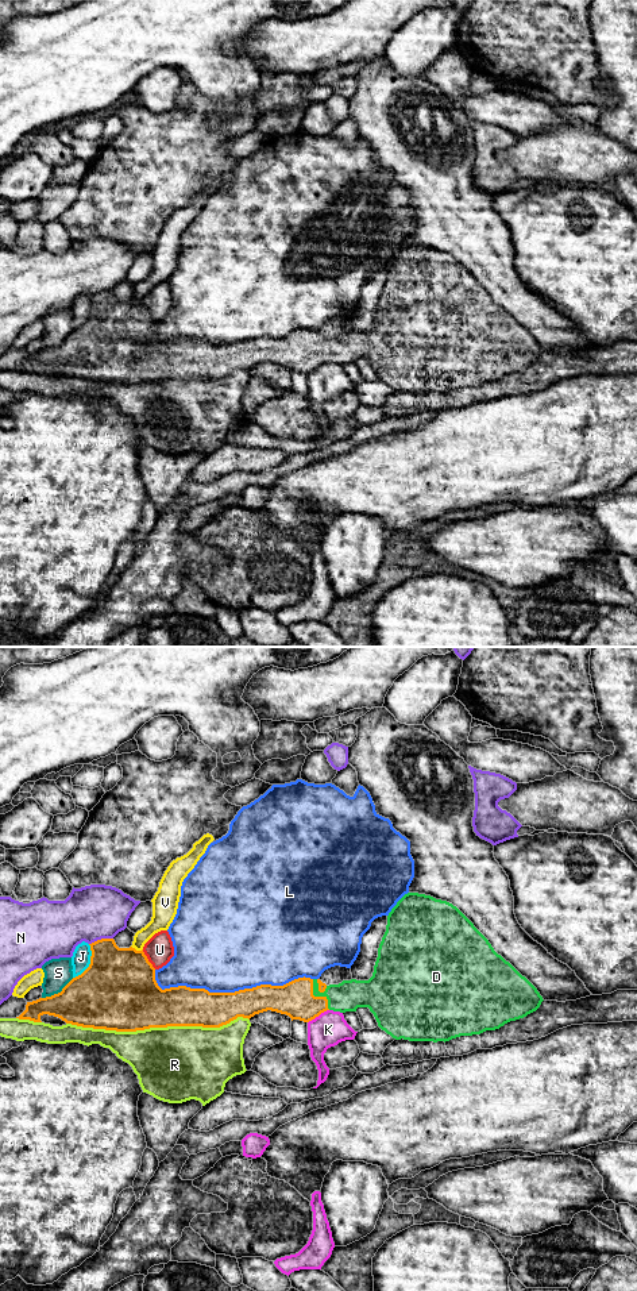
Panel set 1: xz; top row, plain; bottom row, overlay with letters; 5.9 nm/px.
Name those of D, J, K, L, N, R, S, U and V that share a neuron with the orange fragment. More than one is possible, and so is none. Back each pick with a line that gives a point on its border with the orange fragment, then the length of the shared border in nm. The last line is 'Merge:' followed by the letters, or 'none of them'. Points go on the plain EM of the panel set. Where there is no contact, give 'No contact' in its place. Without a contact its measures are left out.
D: Touches orange at xz (317, 349). Shared border 220 nm
Merge: D

